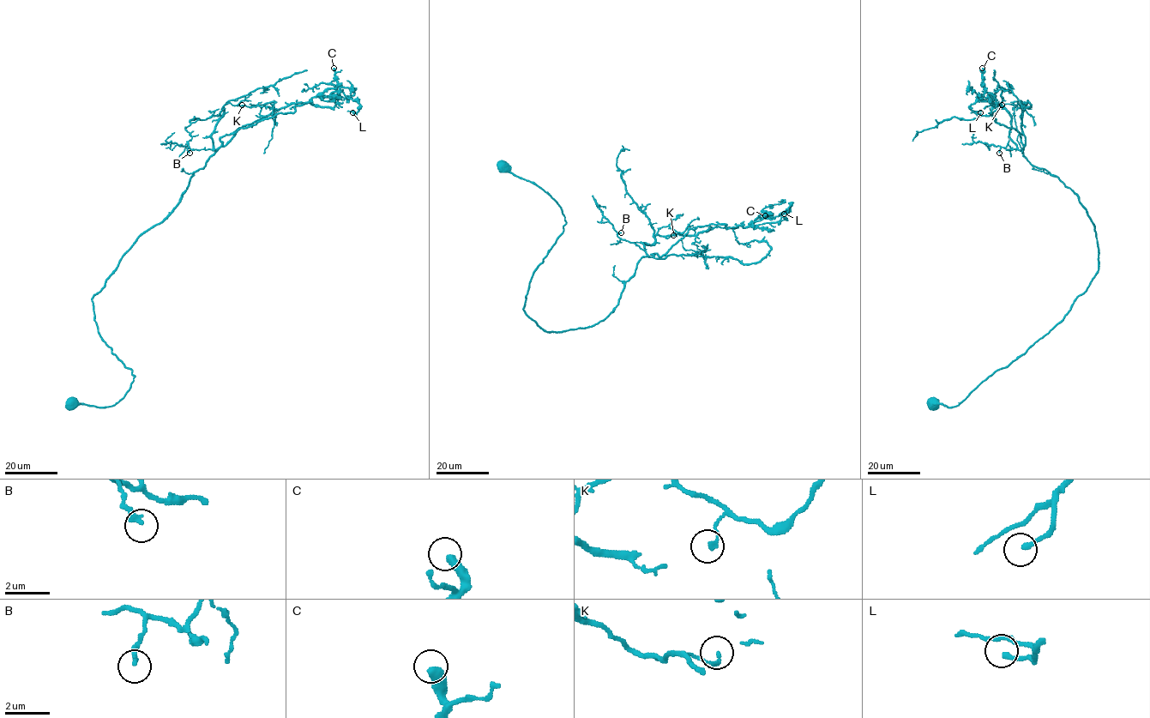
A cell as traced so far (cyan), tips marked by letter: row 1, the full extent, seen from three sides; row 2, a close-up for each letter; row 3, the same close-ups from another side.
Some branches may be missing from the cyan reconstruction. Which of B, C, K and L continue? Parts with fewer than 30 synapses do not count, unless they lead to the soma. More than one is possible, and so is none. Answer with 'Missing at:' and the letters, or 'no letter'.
Missing at: C

